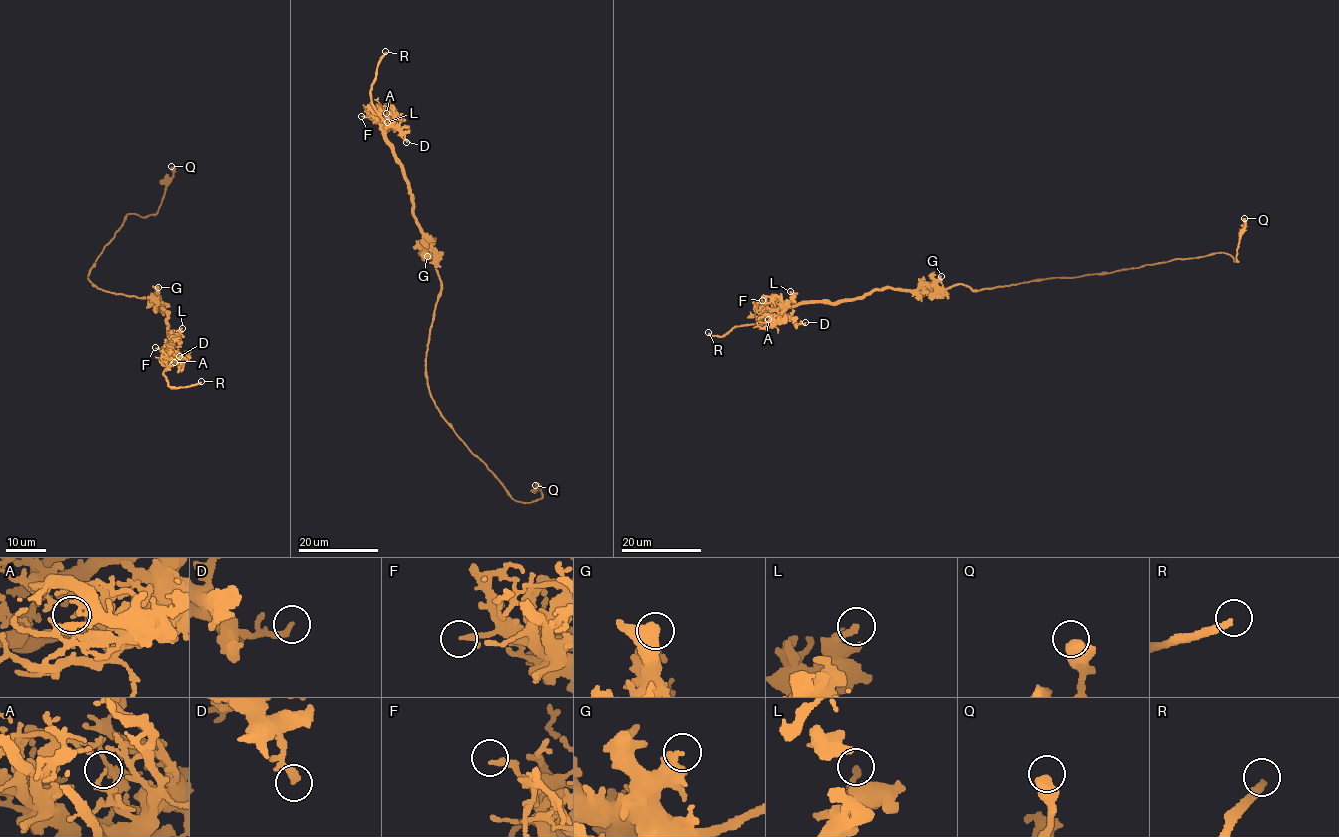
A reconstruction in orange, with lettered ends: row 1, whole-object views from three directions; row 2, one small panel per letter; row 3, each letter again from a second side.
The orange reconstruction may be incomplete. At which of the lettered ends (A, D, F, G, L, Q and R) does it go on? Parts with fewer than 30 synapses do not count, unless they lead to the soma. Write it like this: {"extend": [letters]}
{"extend": ["R"]}

